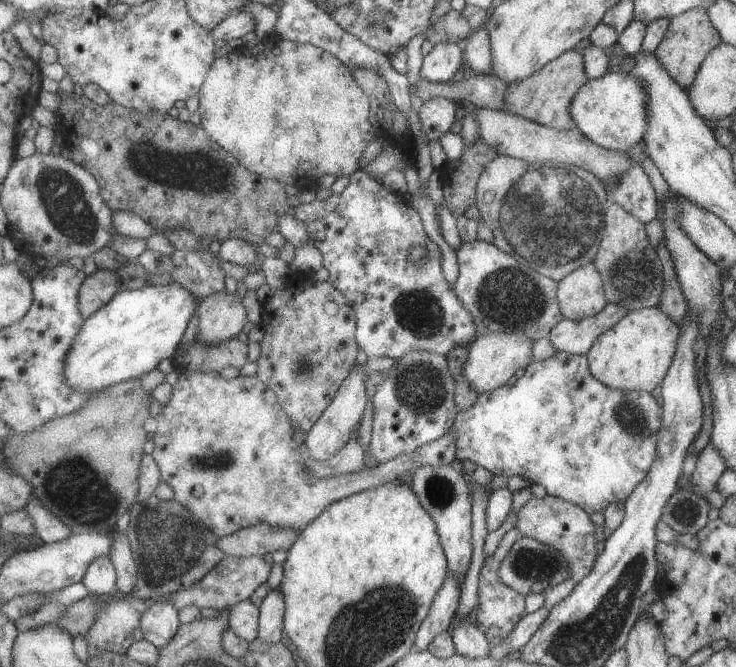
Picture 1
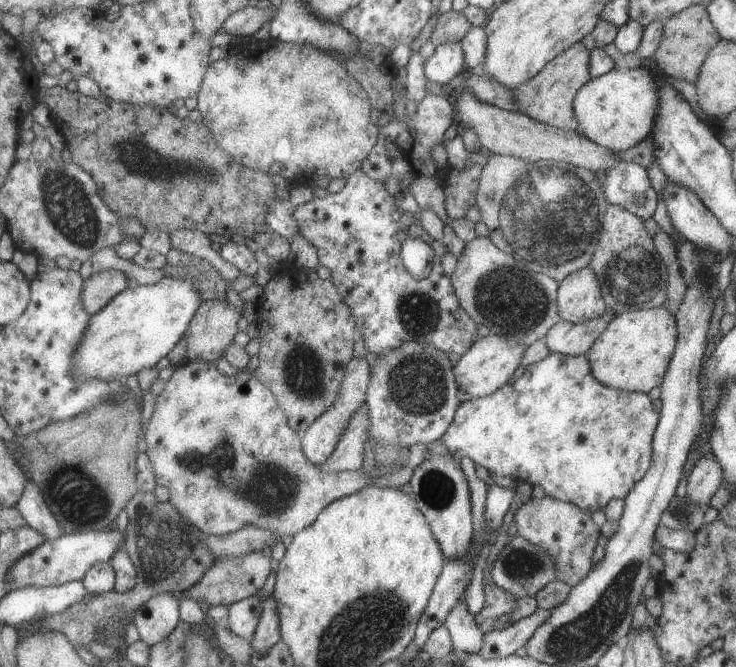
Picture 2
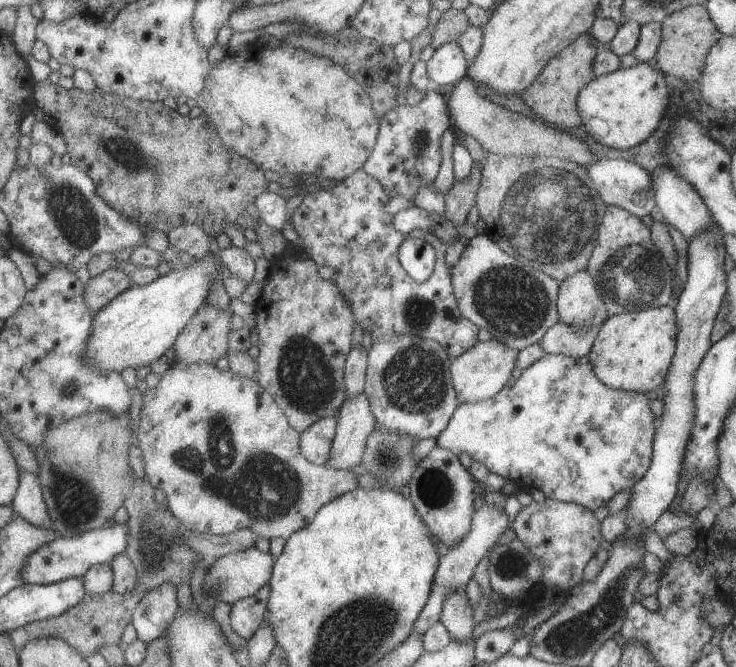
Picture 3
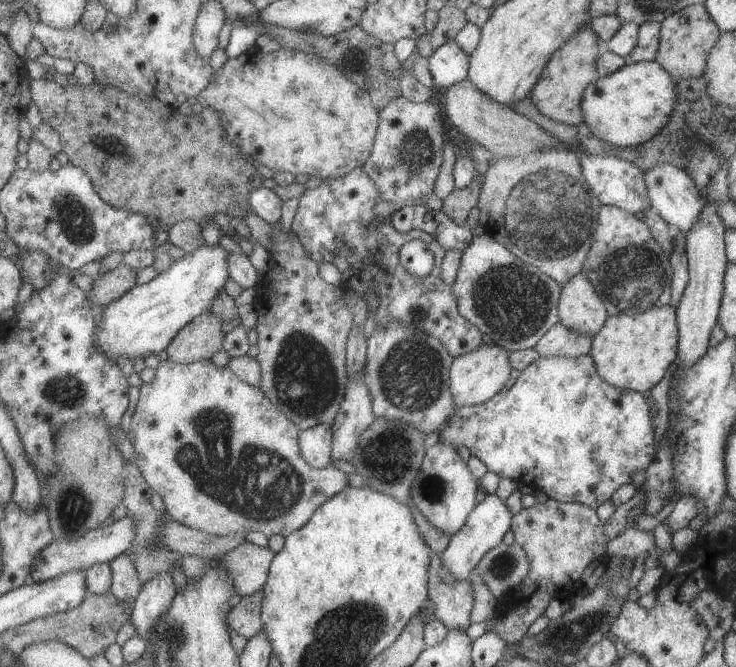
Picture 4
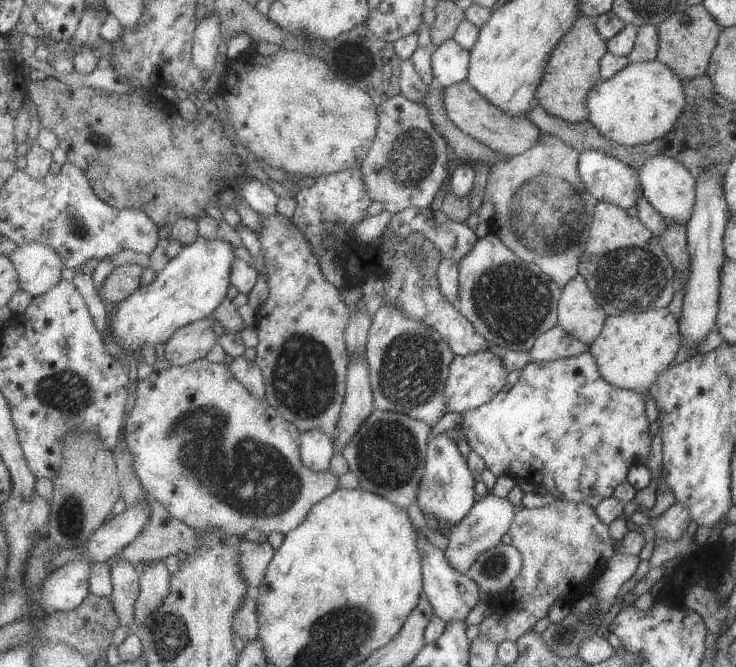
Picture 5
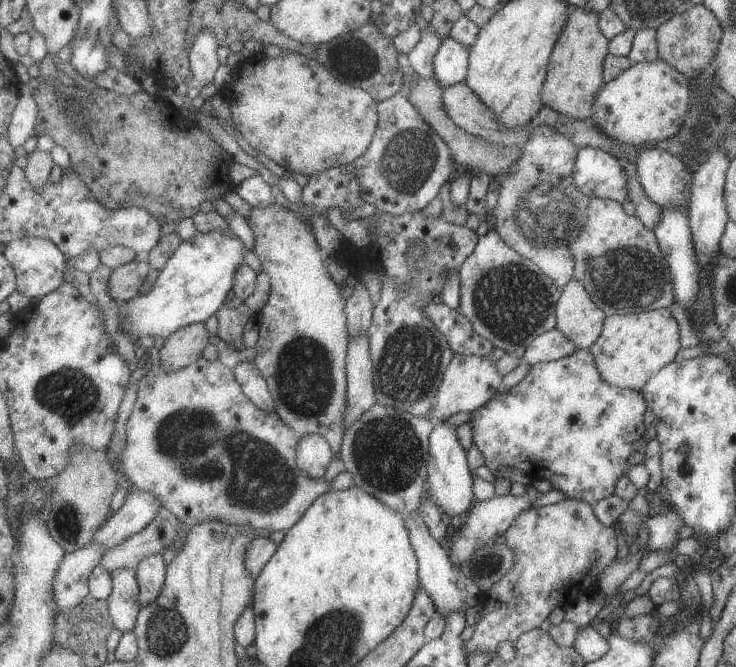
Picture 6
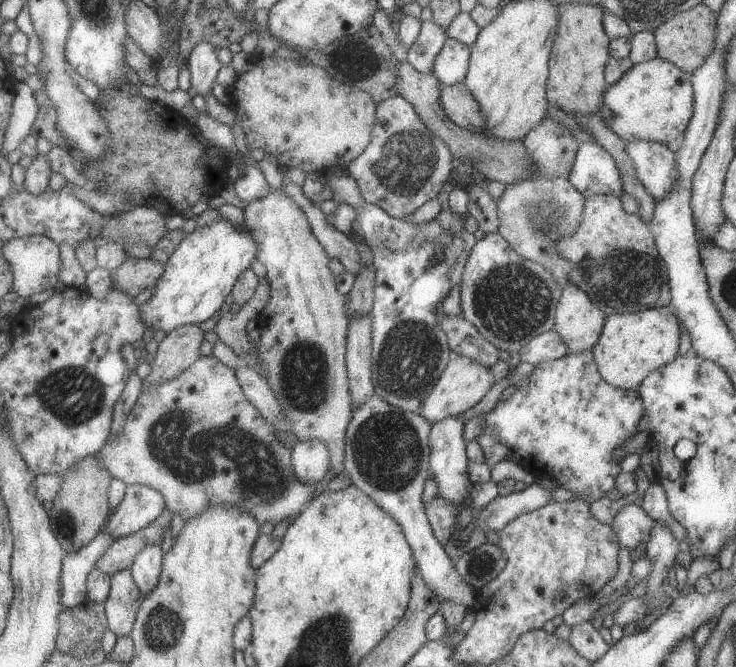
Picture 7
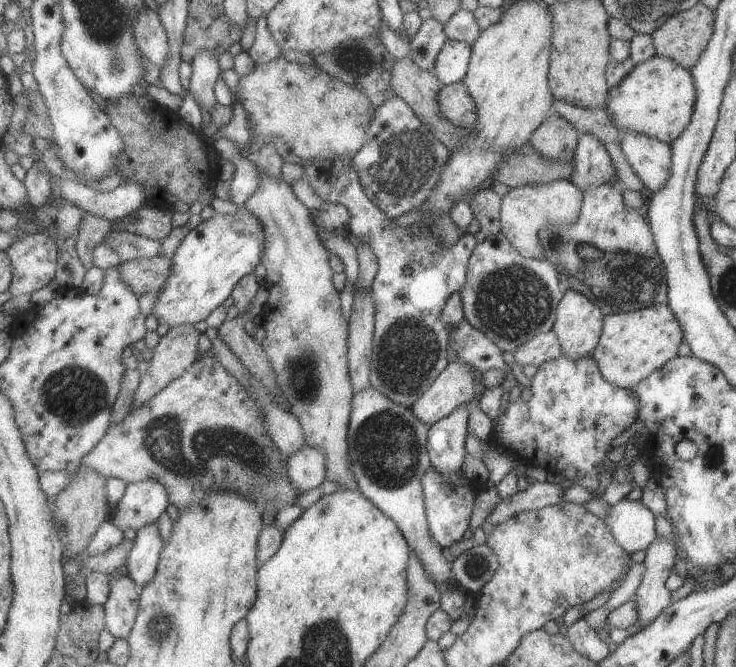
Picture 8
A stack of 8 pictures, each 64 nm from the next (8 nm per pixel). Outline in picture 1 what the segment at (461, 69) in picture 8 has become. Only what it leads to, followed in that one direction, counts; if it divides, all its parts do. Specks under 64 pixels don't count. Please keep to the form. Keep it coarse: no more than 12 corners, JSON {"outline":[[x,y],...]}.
{"outline":[[458,43],[433,45],[423,79],[451,81],[464,58]]}

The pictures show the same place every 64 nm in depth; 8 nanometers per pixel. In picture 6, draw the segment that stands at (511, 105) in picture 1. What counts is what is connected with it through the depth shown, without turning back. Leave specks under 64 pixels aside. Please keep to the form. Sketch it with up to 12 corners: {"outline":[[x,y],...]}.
{"outline":[[568,5],[541,102],[593,118],[608,41],[599,12]]}

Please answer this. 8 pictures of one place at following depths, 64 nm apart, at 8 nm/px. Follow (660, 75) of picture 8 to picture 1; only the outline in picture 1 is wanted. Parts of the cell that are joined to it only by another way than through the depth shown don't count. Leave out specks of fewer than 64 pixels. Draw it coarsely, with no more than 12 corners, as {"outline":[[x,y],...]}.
{"outline":[[630,73],[586,80],[569,114],[581,135],[626,152],[647,130]]}

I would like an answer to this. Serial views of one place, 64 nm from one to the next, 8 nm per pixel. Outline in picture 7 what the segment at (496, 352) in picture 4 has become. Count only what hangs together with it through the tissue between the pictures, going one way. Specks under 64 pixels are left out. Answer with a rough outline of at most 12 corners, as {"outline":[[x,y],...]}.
{"outline":[[452,355],[420,415],[461,415],[494,383],[471,358]]}

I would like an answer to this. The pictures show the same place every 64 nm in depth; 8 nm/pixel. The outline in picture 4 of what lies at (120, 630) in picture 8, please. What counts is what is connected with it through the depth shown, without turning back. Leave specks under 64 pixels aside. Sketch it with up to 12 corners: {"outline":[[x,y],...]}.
{"outline":[[129,554],[110,563],[112,593],[137,600],[145,584]]}

